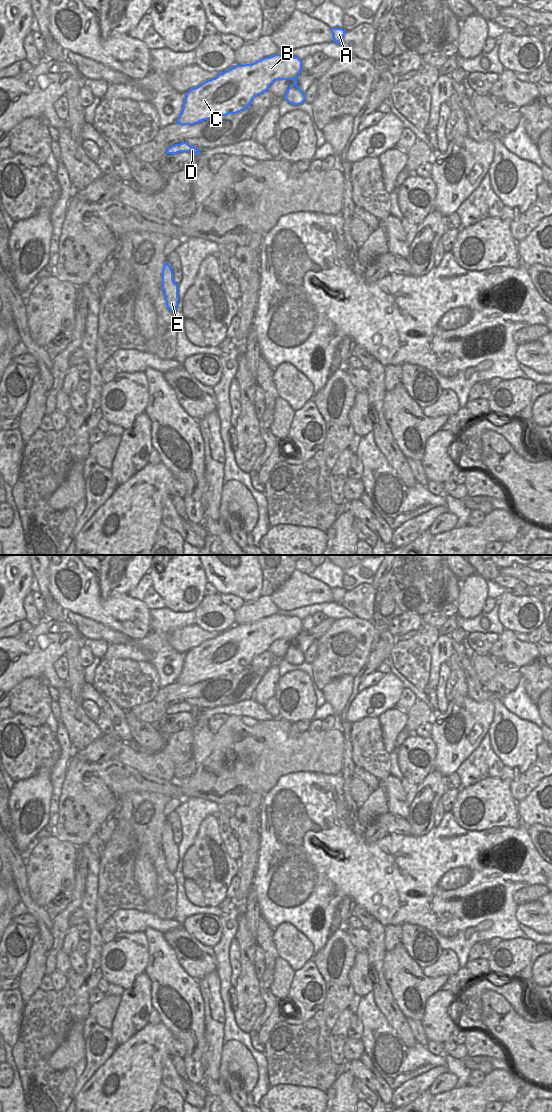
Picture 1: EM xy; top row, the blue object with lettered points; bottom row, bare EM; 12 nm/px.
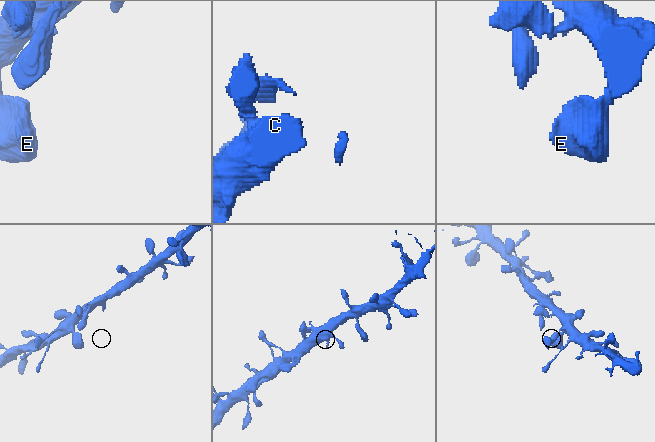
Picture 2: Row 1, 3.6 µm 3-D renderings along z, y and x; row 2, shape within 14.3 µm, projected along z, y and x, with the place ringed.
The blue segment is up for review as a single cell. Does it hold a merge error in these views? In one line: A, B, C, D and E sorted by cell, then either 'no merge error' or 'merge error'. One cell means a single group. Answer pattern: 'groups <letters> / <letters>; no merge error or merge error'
groups A B C D E; no merge error

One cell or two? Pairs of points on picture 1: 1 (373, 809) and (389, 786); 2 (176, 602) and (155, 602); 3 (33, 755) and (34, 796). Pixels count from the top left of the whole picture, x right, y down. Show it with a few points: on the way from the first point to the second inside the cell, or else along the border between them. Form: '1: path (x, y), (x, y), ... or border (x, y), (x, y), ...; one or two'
1: border (380, 786), (385, 792), (386, 807), (389, 812); two
2: border (152, 582), (153, 589), (165, 606); two
3: border (50, 769), (39, 769), (33, 775), (14, 782); two

